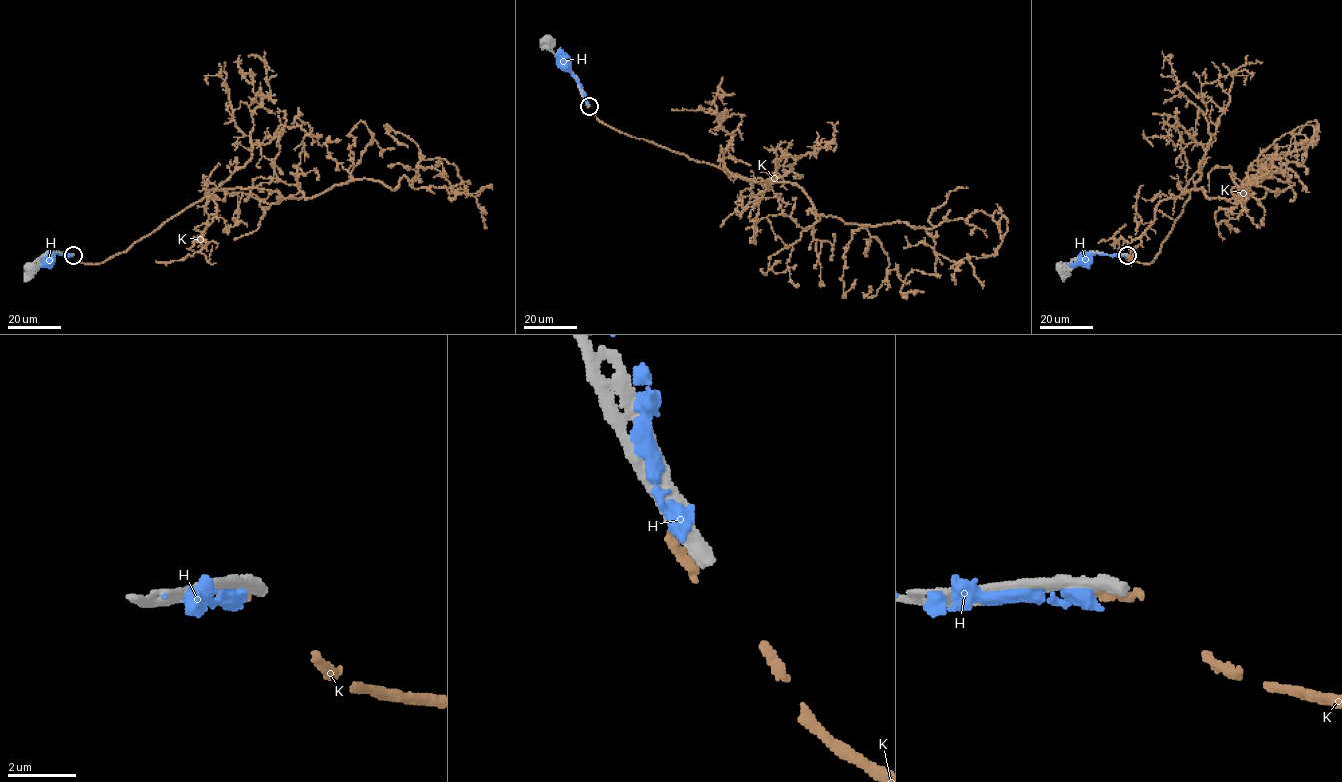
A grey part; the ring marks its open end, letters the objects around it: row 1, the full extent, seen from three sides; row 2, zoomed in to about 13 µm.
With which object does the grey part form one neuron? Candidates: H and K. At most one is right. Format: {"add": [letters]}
{"add": []}

